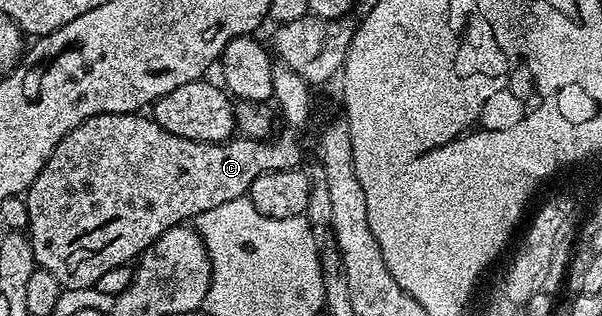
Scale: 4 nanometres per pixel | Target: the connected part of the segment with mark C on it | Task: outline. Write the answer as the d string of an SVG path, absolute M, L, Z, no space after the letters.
M134 112L101 114L81 122L57 142L49 162L45 162L41 174L25 193L27 228L36 265L63 284L59 286L64 289L94 288L101 274L122 264L130 265L162 232L194 221L205 210L213 210L213 206L247 196L261 174L300 167L304 160L298 138L278 136L269 140L232 138L221 144L206 144L169 134L154 118L146 120L143 114Z

